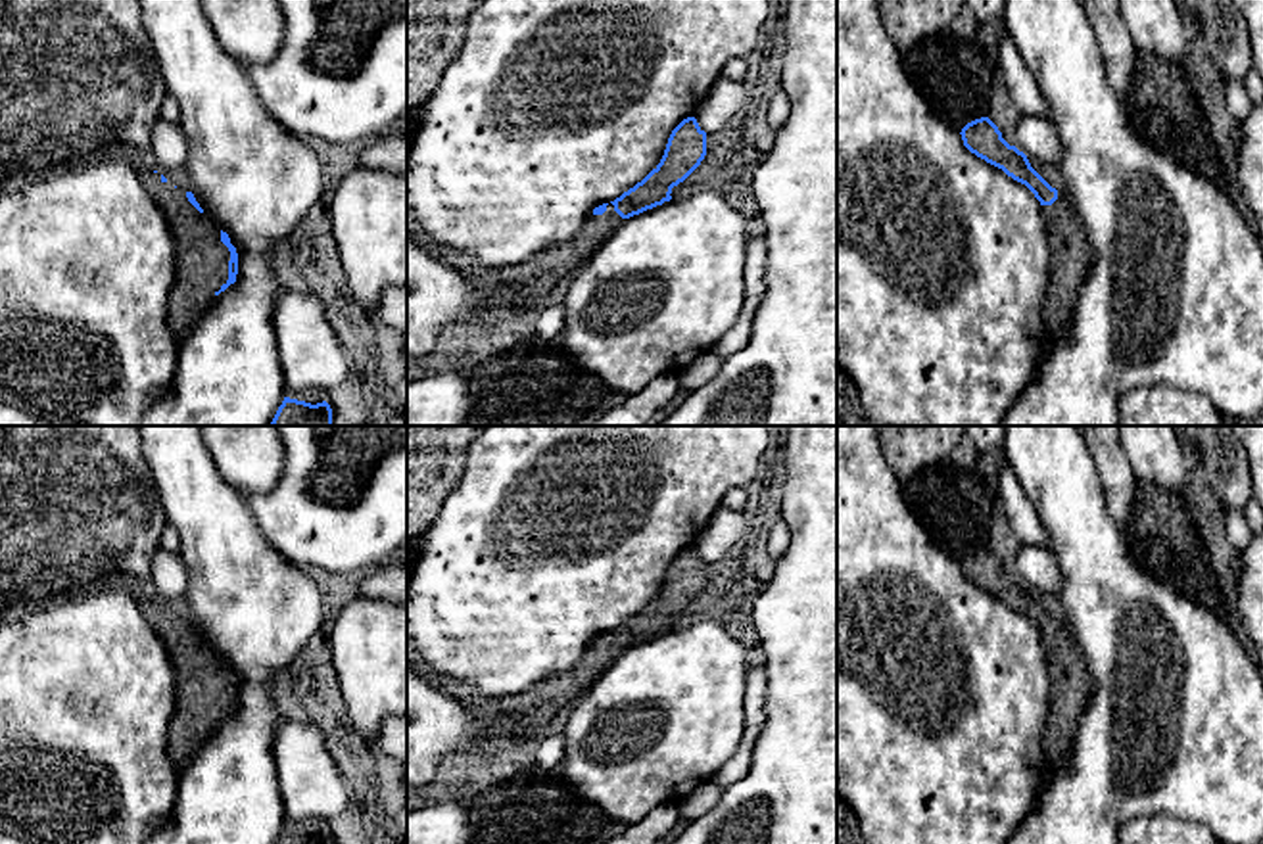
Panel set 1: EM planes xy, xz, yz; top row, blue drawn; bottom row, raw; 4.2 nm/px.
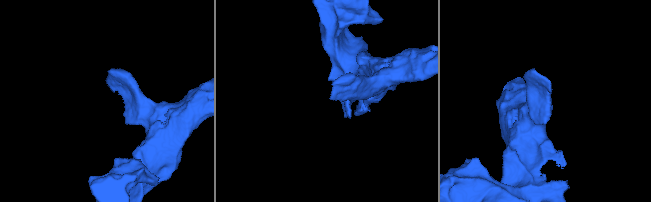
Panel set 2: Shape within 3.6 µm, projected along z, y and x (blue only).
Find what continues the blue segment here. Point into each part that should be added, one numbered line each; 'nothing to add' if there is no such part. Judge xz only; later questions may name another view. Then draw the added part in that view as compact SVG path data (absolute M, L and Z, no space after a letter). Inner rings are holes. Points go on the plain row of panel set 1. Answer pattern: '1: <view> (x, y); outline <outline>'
1: xz (555, 695); outline M608 633L603 645L589 645L580 662L564 675L549 679L532 691L534 702L509 717L495 715L493 738L511 740L532 737L534 731L551 721L557 712L580 694L624 652Z

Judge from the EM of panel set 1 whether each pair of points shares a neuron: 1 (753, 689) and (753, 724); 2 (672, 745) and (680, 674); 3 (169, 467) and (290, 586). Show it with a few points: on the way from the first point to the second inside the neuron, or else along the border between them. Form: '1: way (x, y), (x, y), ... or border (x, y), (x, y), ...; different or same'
1: way (753, 697), (753, 716); same
2: way (672, 727), (680, 691); same
3: way (196, 497), (260, 561); same

